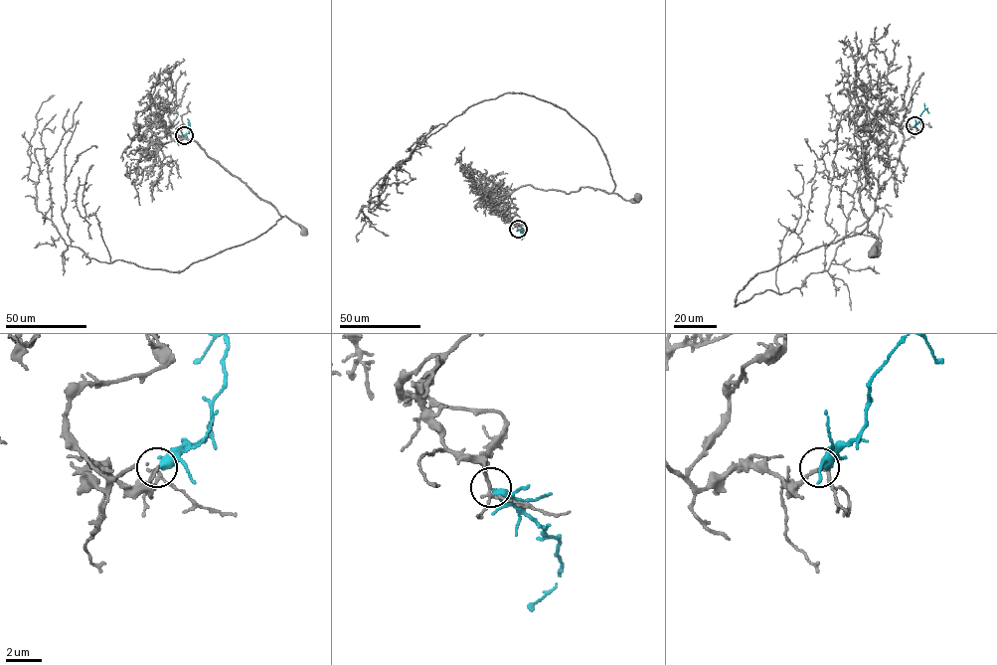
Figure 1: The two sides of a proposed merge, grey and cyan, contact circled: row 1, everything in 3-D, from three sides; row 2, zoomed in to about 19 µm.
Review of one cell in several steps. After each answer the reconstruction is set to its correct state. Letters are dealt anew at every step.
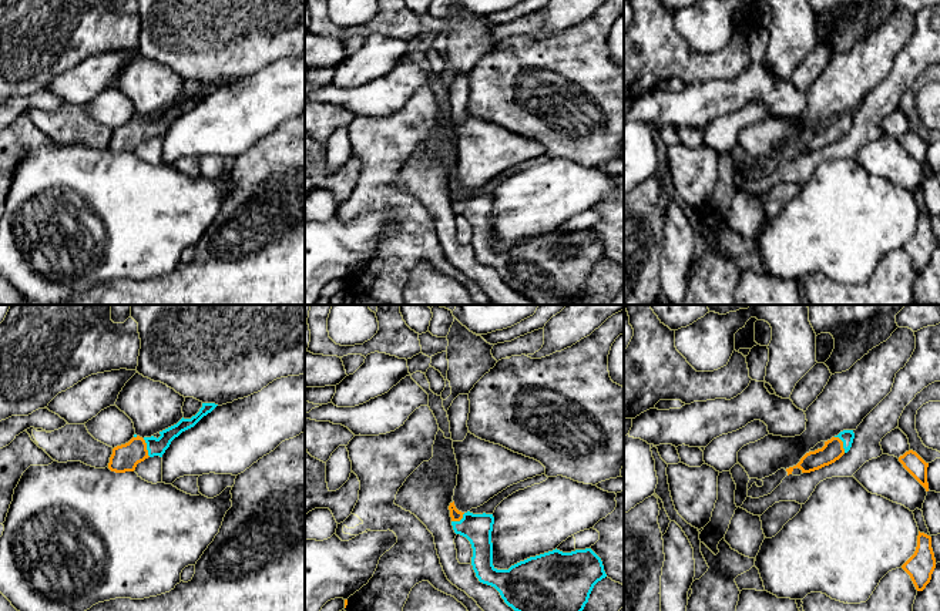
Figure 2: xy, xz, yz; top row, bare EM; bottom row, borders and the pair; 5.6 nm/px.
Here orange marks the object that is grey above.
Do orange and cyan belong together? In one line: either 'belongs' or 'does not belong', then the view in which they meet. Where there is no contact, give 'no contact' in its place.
belongs | yz

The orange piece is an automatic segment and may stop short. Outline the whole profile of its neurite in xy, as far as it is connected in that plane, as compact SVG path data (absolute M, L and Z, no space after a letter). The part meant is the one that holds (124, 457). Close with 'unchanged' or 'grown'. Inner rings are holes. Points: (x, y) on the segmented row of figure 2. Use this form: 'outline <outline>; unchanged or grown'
outline M202 403L199 412L191 419L181 419L177 424L160 432L160 437L134 437L121 446L113 449L108 469L115 473L134 471L137 464L148 457L160 456L165 453L171 442L178 437L182 432L194 427L204 416L211 413L218 404Z; grown

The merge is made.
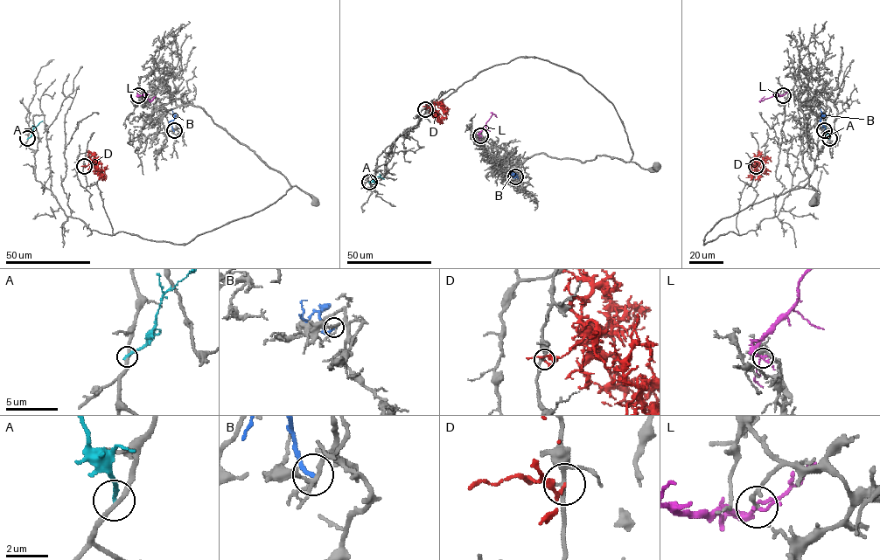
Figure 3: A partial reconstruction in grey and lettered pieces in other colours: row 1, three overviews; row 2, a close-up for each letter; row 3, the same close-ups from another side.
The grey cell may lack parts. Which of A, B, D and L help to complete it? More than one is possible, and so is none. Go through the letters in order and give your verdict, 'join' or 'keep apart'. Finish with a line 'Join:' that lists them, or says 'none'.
A: keep apart
B: keep apart
D: keep apart
L: keep apart
Join: none

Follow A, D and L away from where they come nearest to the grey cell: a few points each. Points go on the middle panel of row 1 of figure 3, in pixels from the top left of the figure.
A: (369, 182), (379, 176), (384, 178)
D: (426, 109), (434, 106), (434, 102), (441, 104), (444, 112), (443, 108)
L: (480, 135), (478, 133), (492, 114), (497, 117)

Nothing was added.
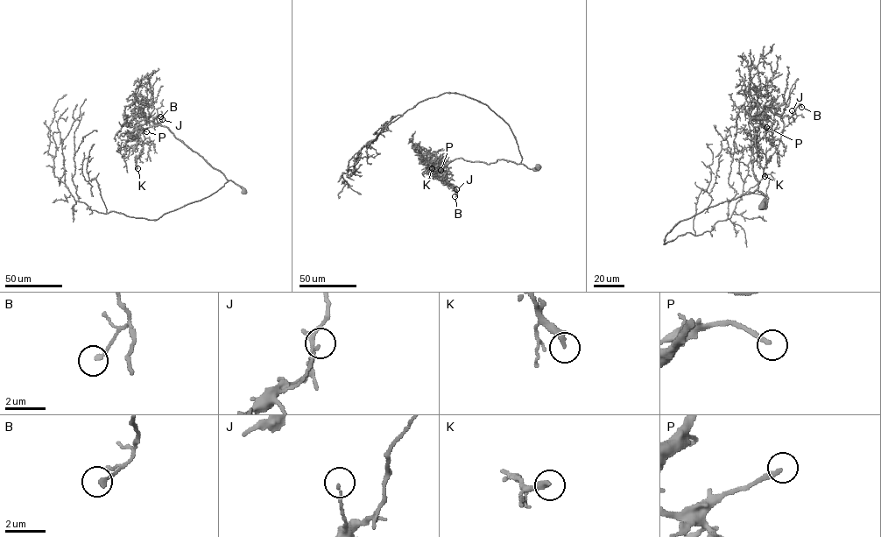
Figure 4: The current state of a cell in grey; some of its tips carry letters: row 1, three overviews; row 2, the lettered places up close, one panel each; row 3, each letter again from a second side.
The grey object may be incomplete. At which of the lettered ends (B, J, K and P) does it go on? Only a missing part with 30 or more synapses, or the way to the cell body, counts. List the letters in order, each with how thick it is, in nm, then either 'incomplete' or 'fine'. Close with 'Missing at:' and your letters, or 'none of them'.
B: 200 nm thick; fine
J: 120 nm thick; fine
K: 300 nm thick; incomplete
P: 220 nm thick; incomplete
Missing at: K, P

